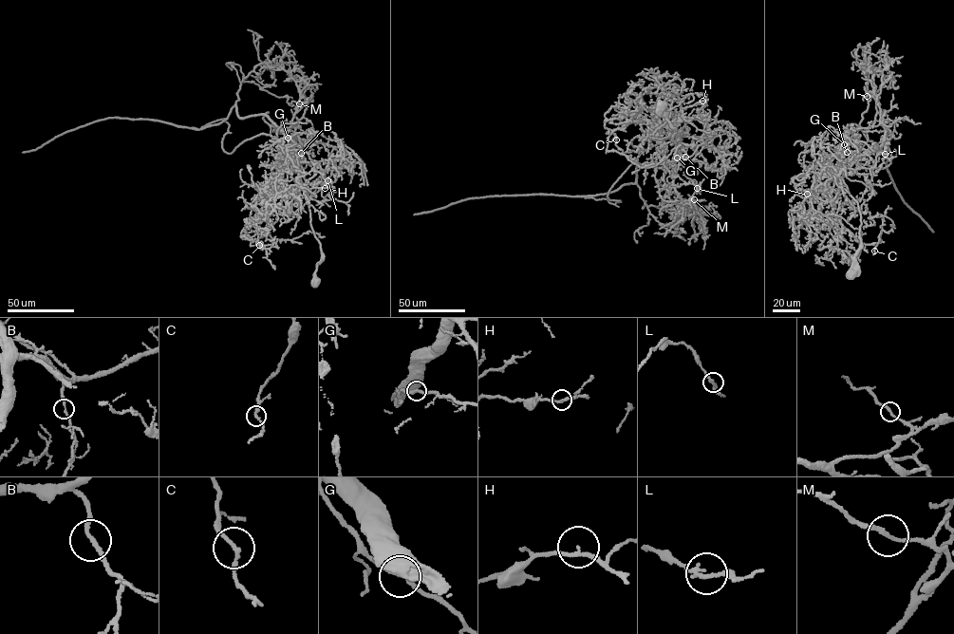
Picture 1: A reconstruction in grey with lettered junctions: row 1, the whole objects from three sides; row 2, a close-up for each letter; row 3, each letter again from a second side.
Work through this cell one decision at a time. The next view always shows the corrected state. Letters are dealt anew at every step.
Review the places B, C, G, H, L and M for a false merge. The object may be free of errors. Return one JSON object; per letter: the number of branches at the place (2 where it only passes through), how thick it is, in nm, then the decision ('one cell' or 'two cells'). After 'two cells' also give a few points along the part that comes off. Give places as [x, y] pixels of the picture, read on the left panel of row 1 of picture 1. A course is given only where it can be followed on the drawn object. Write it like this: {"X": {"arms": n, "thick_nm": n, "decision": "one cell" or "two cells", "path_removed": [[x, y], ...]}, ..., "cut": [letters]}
{"B": {"arms": 2, "thick_nm": 180, "decision": "one cell"}, "C": {"arms": 2, "thick_nm": 170, "decision": "one cell"}, "G": {"arms": 2, "thick_nm": 180, "decision": "two cells", "path_removed": [[288, 138], [303, 149], [264, 134], [230, 154], [222, 147], [227, 122], [192, 127]]}, "H": {"arms": 2, "thick_nm": 180, "decision": "one cell"}, "L": {"arms": 2, "thick_nm": 180, "decision": "one cell"}, "M": {"arms": 2, "thick_nm": 180, "decision": "one cell"}, "cut": ["G"]}

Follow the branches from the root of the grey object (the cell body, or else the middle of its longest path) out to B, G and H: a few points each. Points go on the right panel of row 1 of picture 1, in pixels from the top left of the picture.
B: (851, 272), (861, 243), (861, 217), (857, 201), (834, 170), (837, 153), (843, 149), (847, 153)
G: (851, 272), (861, 243), (861, 217), (857, 201), (834, 170), (839, 160), (836, 148), (841, 141), (844, 144)
H: (851, 272), (861, 243), (857, 201), (835, 172), (832, 192), (819, 188), (816, 197), (807, 194)

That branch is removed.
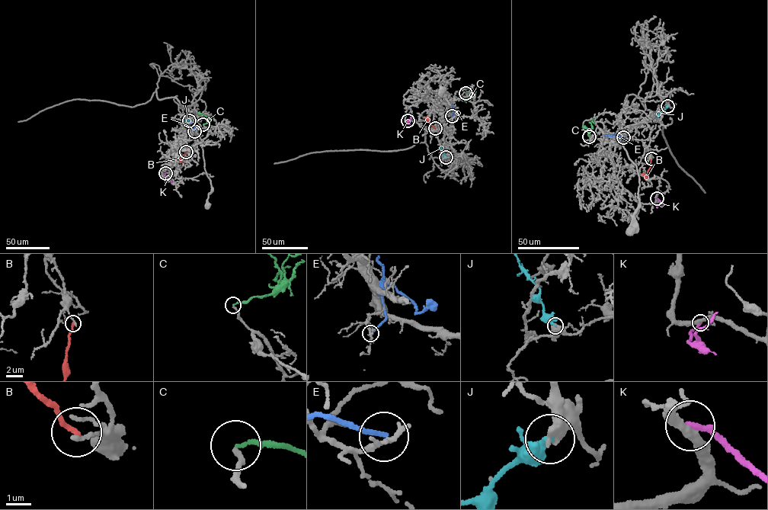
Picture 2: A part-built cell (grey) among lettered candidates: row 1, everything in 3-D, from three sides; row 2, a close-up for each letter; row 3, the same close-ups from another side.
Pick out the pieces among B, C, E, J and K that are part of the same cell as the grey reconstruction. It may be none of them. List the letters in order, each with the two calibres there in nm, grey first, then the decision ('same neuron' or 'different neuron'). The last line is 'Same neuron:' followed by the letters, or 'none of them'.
B: 190 nm thick on the grey side, 190 nm on the other; different neuron
C: 170 nm thick on the grey side, 140 nm on the other; same neuron
E: 280 nm thick on the grey side, 180 nm on the other; different neuron
J: 550 nm thick on the grey side, 280 nm on the other; different neuron
K: 340 nm thick on the grey side, 280 nm on the other; different neuron
Same neuron: C

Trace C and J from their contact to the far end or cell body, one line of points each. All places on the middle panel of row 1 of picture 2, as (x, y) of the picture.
C: (465, 92), (472, 97), (466, 97), (465, 101)
J: (446, 157), (440, 146)

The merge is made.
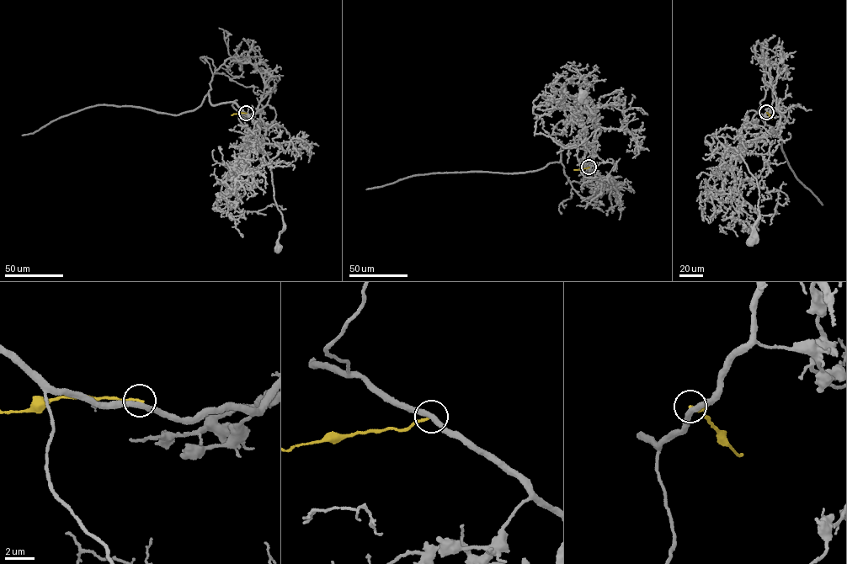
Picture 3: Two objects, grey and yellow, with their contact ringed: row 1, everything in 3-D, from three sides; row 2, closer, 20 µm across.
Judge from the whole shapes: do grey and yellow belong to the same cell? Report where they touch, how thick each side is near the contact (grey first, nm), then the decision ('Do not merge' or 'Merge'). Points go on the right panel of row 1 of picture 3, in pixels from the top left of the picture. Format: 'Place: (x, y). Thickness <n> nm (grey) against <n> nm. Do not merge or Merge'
Place: (766, 112). Thickness 360 nm (grey) against 190 nm. Do not merge

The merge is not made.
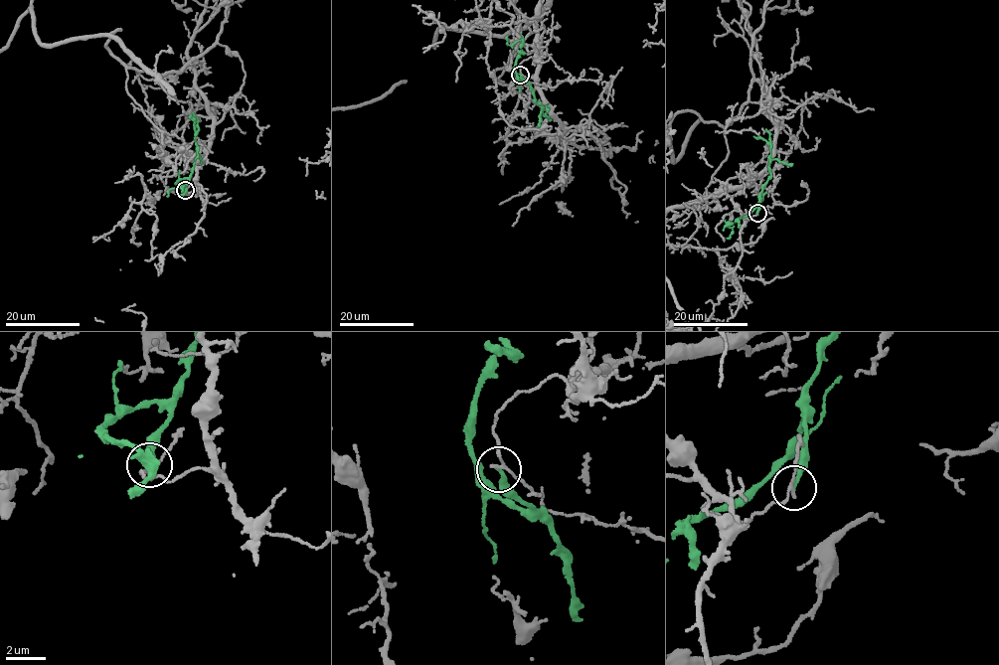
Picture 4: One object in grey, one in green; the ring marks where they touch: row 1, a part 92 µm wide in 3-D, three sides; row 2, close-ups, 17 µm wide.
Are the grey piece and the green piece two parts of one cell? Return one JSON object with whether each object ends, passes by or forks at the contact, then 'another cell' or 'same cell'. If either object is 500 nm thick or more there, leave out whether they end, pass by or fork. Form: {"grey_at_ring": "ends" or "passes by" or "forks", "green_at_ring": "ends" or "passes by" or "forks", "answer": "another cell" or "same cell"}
{"grey_at_ring": "passes by", "green_at_ring": "ends", "answer": "another cell"}

